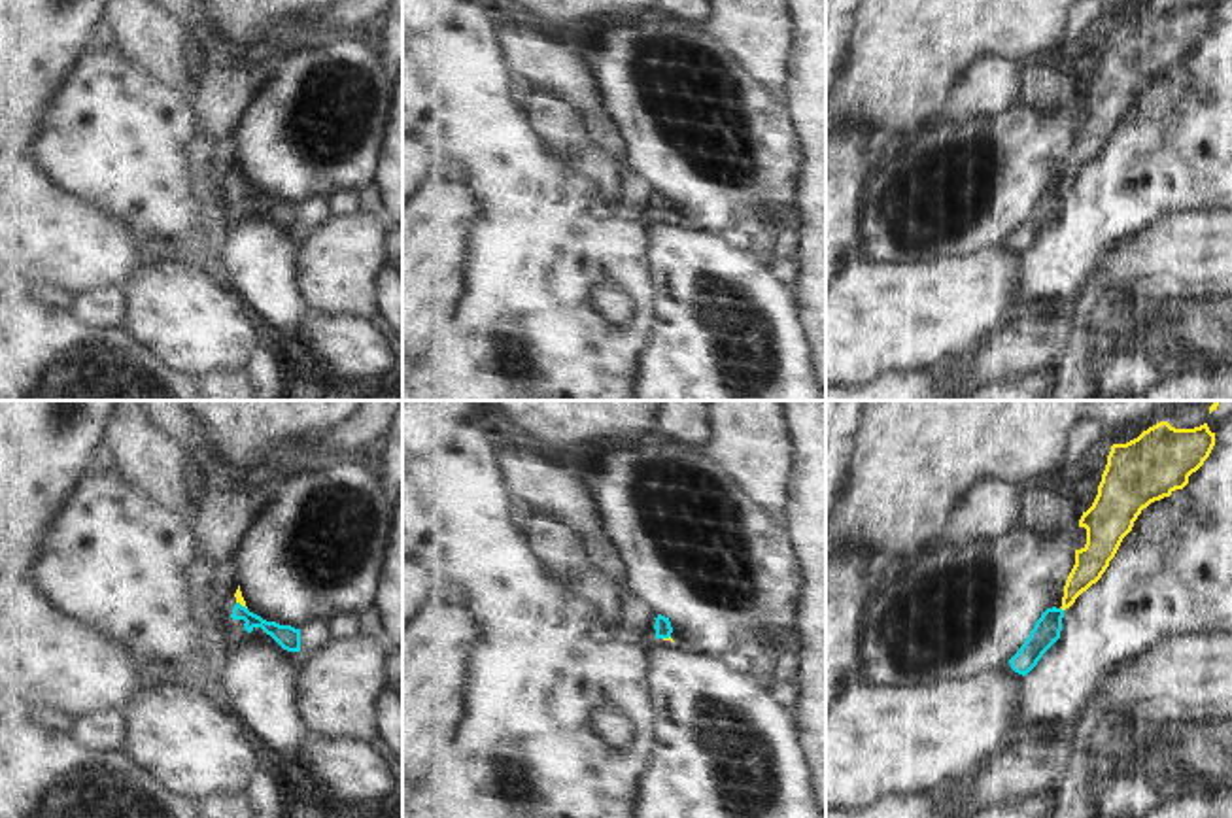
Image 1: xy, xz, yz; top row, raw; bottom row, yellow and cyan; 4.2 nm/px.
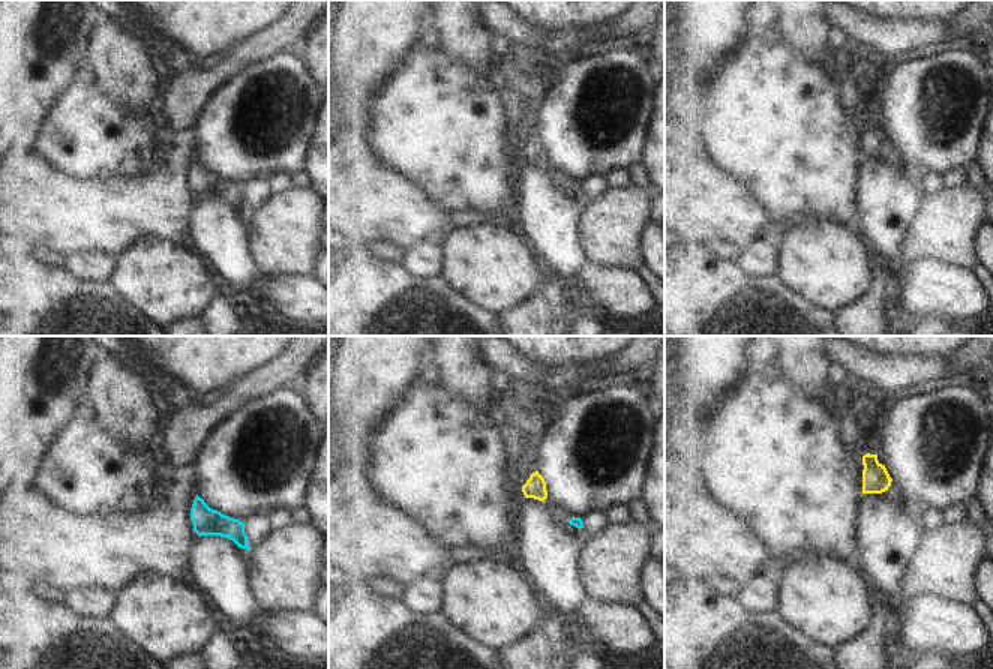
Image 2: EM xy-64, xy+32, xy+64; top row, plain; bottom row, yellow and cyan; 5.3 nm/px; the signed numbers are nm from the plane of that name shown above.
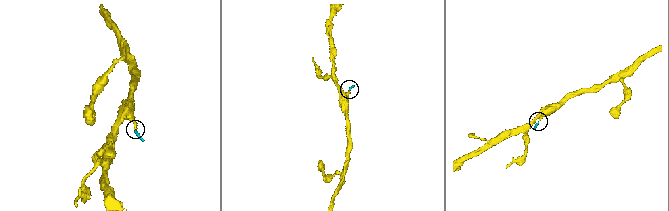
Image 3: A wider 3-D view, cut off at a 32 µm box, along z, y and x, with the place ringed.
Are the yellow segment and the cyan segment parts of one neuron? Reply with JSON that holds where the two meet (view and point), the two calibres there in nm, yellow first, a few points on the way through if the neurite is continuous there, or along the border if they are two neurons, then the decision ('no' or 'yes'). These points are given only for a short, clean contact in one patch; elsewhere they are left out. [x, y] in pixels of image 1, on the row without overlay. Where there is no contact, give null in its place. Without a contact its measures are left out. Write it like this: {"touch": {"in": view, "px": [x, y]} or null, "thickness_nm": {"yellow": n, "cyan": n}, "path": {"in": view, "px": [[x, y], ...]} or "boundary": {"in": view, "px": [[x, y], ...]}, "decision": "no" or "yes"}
{"touch": {"in": "xy", "px": [242, 182]}, "thickness_nm": {"yellow": 30, "cyan": 100}, "path": {"in": "xy", "px": [[239, 170], [242, 182], [252, 197], [288, 214]]}, "decision": "yes"}

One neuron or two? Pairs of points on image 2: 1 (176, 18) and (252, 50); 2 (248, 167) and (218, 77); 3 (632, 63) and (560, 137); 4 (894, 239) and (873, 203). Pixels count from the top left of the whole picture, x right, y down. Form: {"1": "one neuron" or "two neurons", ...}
{"1": "two neurons", "2": "two neurons", "3": "one neuron", "4": "one neuron"}

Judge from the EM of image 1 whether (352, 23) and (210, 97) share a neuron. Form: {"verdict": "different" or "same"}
{"verdict": "same"}

